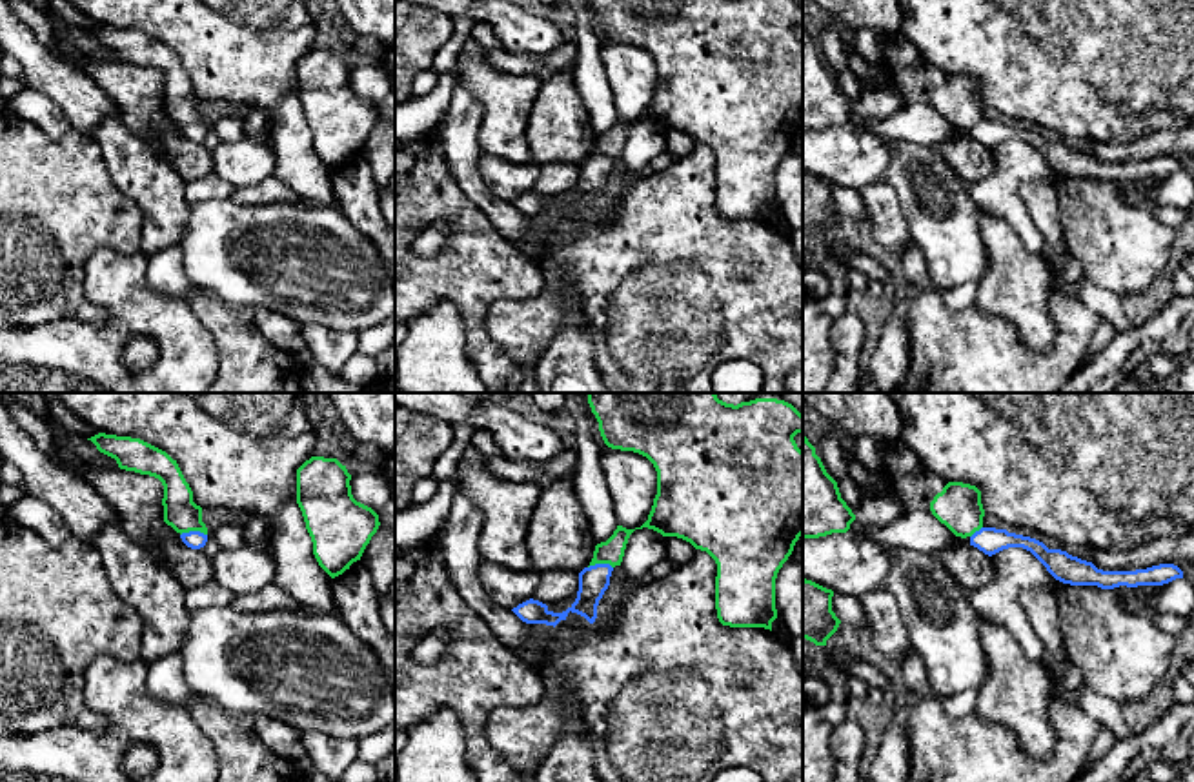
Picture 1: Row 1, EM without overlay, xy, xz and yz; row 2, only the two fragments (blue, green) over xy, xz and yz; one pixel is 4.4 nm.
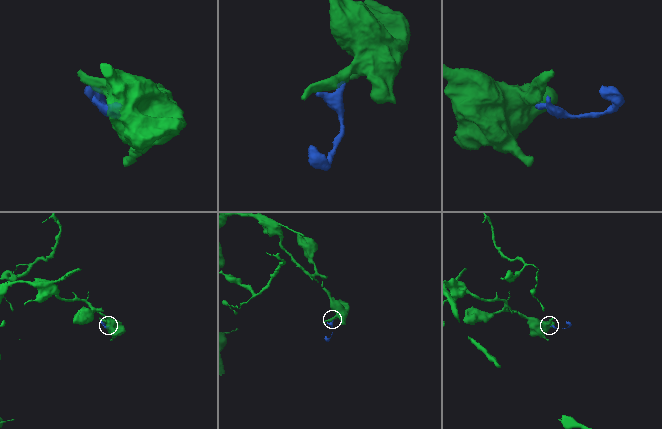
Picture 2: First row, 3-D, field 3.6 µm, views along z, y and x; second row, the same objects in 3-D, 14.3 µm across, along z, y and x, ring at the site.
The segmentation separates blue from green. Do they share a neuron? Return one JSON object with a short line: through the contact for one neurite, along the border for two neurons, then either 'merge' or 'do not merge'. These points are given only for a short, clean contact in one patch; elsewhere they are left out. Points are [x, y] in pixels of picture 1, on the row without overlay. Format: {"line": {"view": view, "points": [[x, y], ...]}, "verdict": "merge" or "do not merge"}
{"line": {"view": "xy", "points": [[206, 126], [184, 124], [181, 128]]}, "verdict": "do not merge"}

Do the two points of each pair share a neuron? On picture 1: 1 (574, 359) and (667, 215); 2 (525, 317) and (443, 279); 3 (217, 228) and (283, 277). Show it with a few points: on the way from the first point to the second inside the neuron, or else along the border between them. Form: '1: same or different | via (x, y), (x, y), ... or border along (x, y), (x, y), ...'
1: different | border along (570, 295), (577, 302), (585, 326), (594, 339)
2: different | border along (536, 295), (490, 306), (486, 331), (497, 344)
3: same | via (233, 244), (246, 257), (263, 257), (266, 260)

